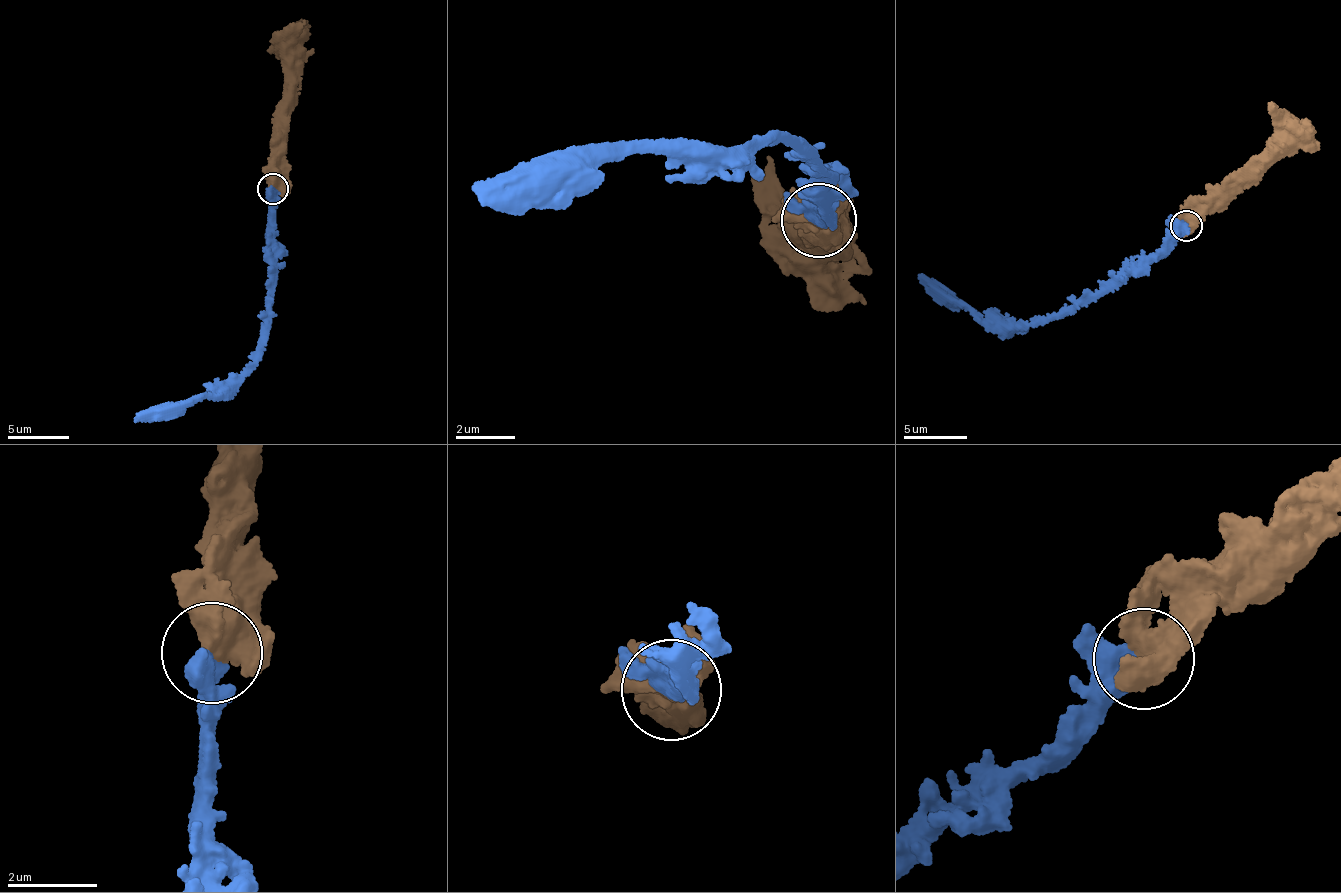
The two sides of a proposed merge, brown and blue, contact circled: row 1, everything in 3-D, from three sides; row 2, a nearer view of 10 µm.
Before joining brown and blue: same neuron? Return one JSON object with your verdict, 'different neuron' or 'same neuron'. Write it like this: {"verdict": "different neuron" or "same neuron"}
{"verdict": "same neuron"}

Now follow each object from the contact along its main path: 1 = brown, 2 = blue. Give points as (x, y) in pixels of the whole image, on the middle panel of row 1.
1: (816, 222), (791, 205), (818, 232), (801, 216), (764, 192), (770, 158)
2: (816, 222), (828, 223), (833, 182), (773, 141), (724, 148), (681, 161), (650, 150), (545, 182), (469, 184)

